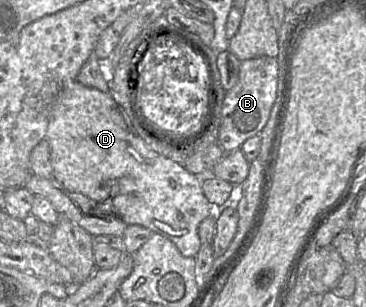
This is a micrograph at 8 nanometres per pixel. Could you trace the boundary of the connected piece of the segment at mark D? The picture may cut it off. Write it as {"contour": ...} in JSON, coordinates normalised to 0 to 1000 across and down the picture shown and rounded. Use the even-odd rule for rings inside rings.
{"contour":[[[213,264],[186,270],[167,296],[137,355],[134,401],[123,453],[137,476],[137,518],[145,547],[148,580],[164,593],[183,619],[219,629],[240,645],[295,671],[347,733],[383,733],[418,759],[462,779],[478,795],[489,821],[503,837],[533,837],[546,811],[546,775],[541,765],[544,730],[582,694],[582,674],[563,648],[552,619],[552,583],[519,564],[503,537],[492,537],[410,485],[393,456],[369,430],[352,381],[331,358],[298,303],[284,303],[268,290],[235,283]]]}

